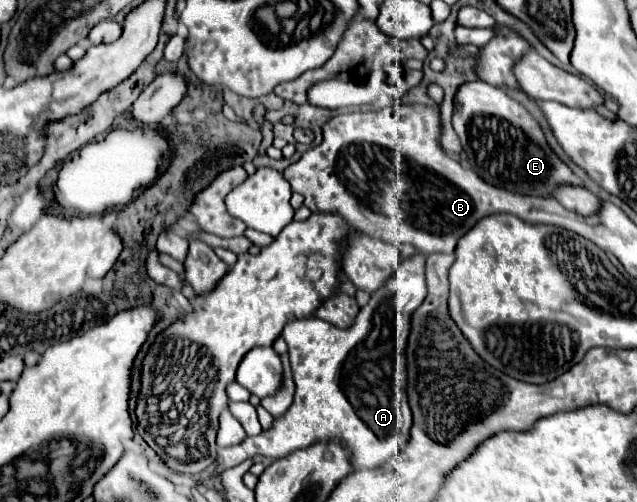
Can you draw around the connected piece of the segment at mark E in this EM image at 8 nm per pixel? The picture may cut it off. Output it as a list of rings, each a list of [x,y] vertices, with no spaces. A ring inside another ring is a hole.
[[[486,82],[462,84],[454,98],[452,126],[468,154],[472,170],[488,184],[512,194],[552,196],[558,186],[582,186],[582,180],[552,152],[538,120],[506,92]]]

